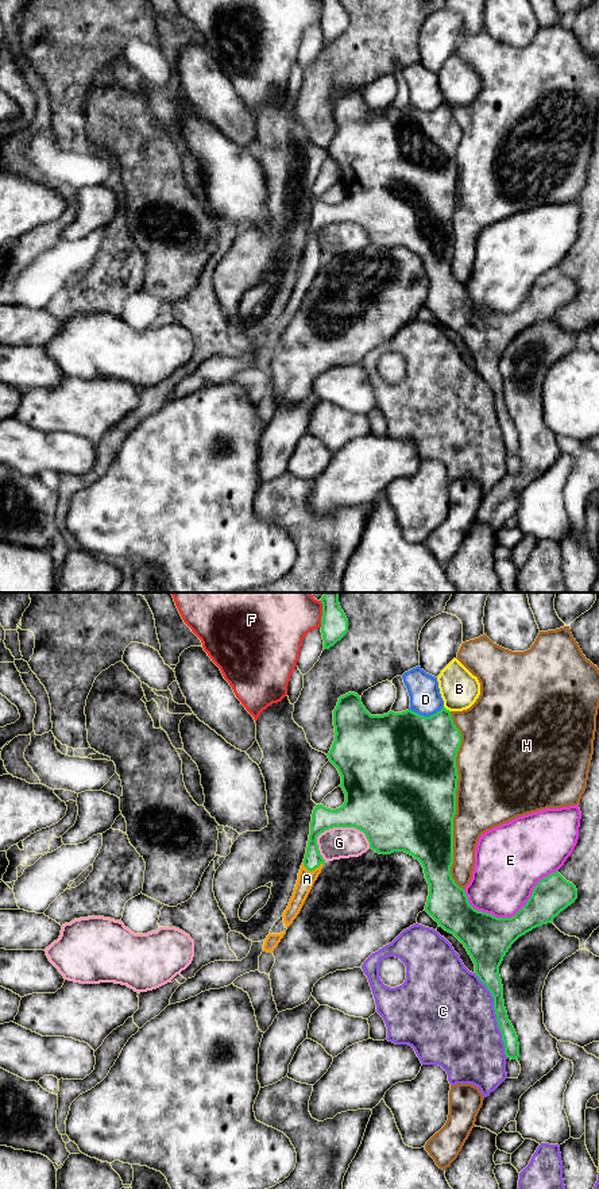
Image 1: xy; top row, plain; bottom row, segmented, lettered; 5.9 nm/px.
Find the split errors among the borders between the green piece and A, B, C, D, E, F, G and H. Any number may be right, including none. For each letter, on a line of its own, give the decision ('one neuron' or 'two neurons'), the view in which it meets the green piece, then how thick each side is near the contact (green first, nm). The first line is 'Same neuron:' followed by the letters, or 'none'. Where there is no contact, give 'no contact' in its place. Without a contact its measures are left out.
Same neuron: none
A: two neurons | xy | 100/100 nm
B: two neurons | xy | 360/240 nm
C: two neurons | xy | 130/500 nm
D: two neurons | xy | 500/190 nm
E: two neurons | xy | 280/380 nm
F: two neurons | xy | 160/420 nm
G: two neurons | xy | 420/190 nm
H: two neurons | xy | 500/440 nm

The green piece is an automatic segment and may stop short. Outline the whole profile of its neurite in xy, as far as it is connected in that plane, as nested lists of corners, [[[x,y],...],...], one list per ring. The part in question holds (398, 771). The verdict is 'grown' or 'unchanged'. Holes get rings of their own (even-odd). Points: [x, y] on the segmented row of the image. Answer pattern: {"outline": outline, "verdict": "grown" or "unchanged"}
{"outline": [[[348,692],[339,698],[333,710],[333,726],[335,741],[326,756],[341,776],[340,787],[345,794],[345,802],[336,810],[322,804],[314,807],[304,866],[312,872],[325,864],[318,850],[317,837],[333,827],[355,827],[363,831],[370,849],[379,854],[405,852],[418,860],[429,884],[425,911],[467,949],[475,964],[475,974],[494,997],[505,1054],[518,1061],[519,1043],[505,1008],[499,966],[519,937],[553,922],[561,911],[575,903],[576,887],[556,870],[537,883],[526,904],[511,918],[496,918],[469,904],[465,891],[451,875],[459,780],[456,757],[461,734],[453,723],[451,711],[445,707],[430,717],[411,710],[371,715],[363,706],[362,698],[355,692]]], "verdict": "unchanged"}

